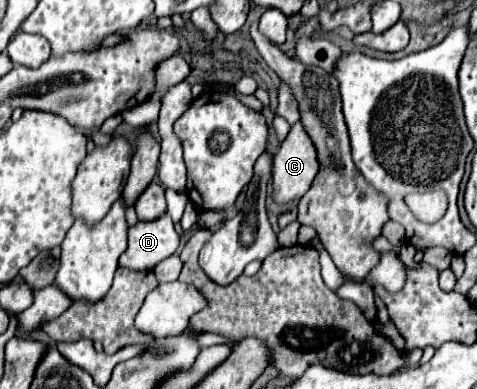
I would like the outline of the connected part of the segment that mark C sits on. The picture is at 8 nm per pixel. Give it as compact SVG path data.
M298 121L296 125L292 125L288 137L282 141L280 149L274 155L274 169L272 169L272 185L274 185L272 199L274 199L274 203L286 205L286 203L298 201L310 189L316 173L318 173L316 149L314 149L310 137L306 135L302 123Z

